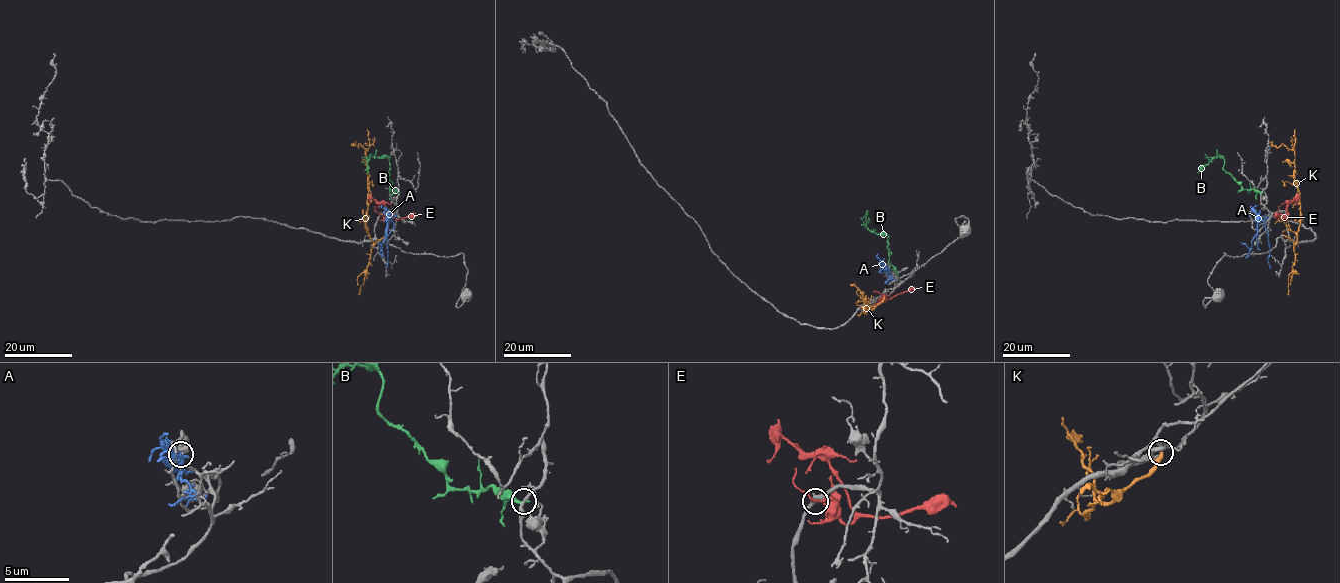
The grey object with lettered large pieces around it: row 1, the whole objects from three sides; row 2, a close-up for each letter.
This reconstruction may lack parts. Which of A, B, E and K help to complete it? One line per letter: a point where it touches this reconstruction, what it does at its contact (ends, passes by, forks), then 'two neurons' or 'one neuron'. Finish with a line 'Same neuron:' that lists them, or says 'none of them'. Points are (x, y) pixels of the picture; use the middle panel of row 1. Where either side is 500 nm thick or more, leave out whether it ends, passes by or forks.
A: contact (888, 268); it passes by; two neurons
B: contact (897, 274); it ends; two neurons
E: contact (879, 298); it ends; two neurons
K: contact (884, 297); it ends; one neuron
Same neuron: K

